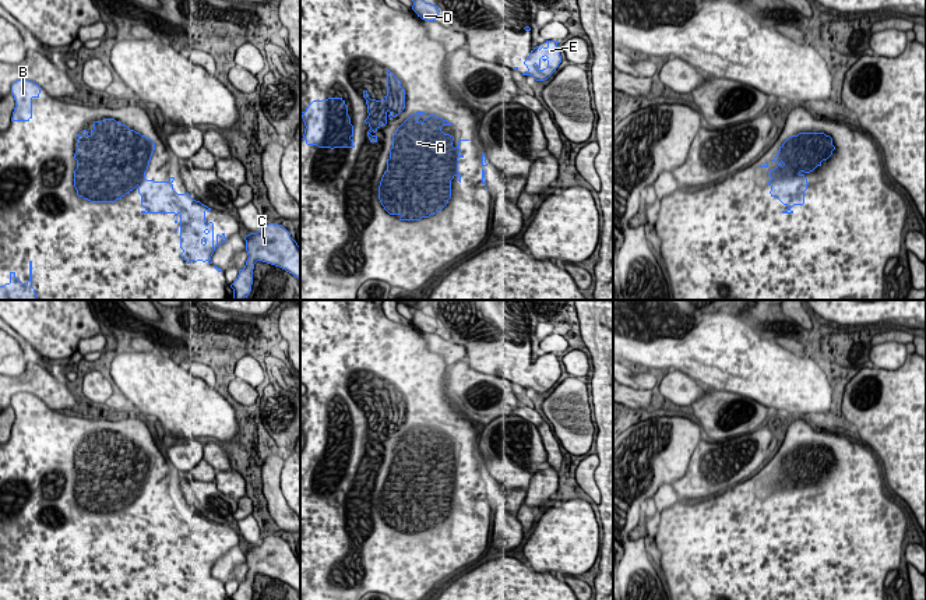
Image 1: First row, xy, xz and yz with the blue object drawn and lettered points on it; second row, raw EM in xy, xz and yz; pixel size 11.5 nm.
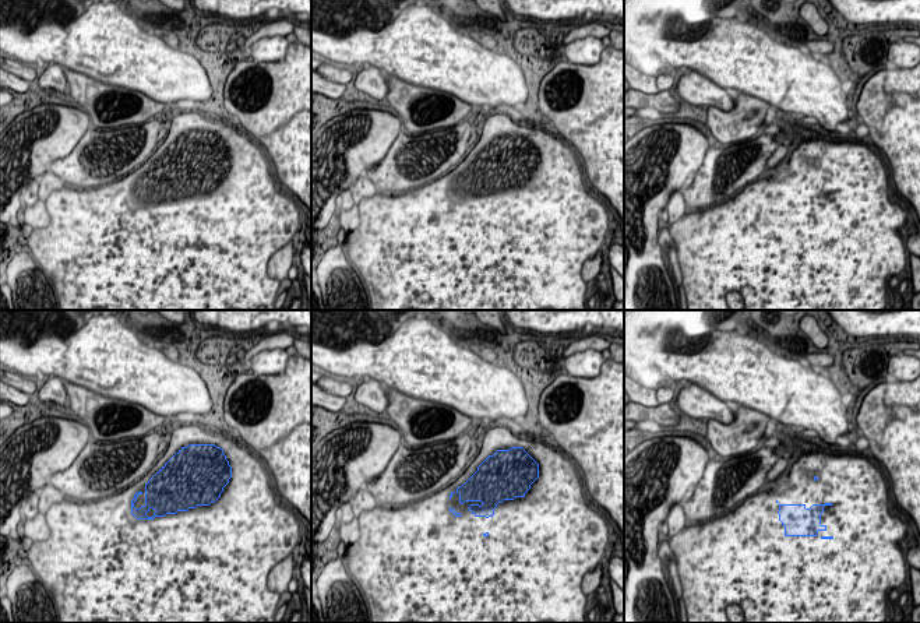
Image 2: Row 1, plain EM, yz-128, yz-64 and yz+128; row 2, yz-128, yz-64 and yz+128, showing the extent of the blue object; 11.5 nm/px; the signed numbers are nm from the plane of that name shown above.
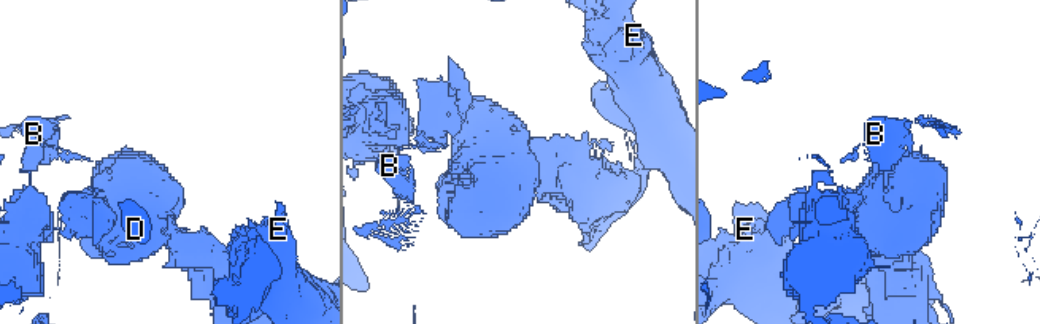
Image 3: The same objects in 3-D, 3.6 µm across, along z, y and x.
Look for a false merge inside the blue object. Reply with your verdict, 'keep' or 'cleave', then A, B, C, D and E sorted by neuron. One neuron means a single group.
cleave | A B D / C E

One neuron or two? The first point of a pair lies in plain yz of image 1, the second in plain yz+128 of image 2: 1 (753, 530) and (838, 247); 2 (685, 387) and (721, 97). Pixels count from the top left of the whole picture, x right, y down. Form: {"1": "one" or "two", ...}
{"1": "one", "2": "one"}

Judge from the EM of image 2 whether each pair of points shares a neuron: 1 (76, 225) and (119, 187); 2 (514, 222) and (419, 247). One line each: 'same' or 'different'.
1: same
2: same

